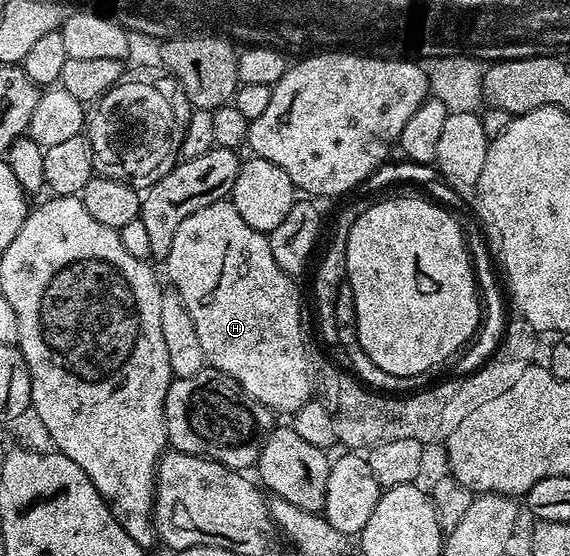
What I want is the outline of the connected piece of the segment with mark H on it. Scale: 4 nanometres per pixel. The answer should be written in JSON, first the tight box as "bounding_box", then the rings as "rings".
{"bounding_box":[165,199,313,414],"rings":[[[230,199],[218,200],[209,206],[201,206],[197,214],[189,214],[181,226],[177,226],[177,234],[173,234],[173,246],[169,246],[169,254],[165,261],[167,276],[170,287],[176,288],[185,302],[185,310],[189,310],[189,318],[193,318],[193,326],[197,326],[197,339],[201,341],[203,359],[216,372],[224,372],[229,378],[233,378],[257,402],[261,402],[265,407],[270,408],[272,413],[287,412],[294,414],[301,406],[305,406],[307,400],[313,396],[313,364],[307,361],[307,344],[303,341],[303,304],[299,301],[299,288],[294,279],[273,262],[273,250],[269,250],[267,241],[268,233],[253,230],[241,214],[231,205]]]}

